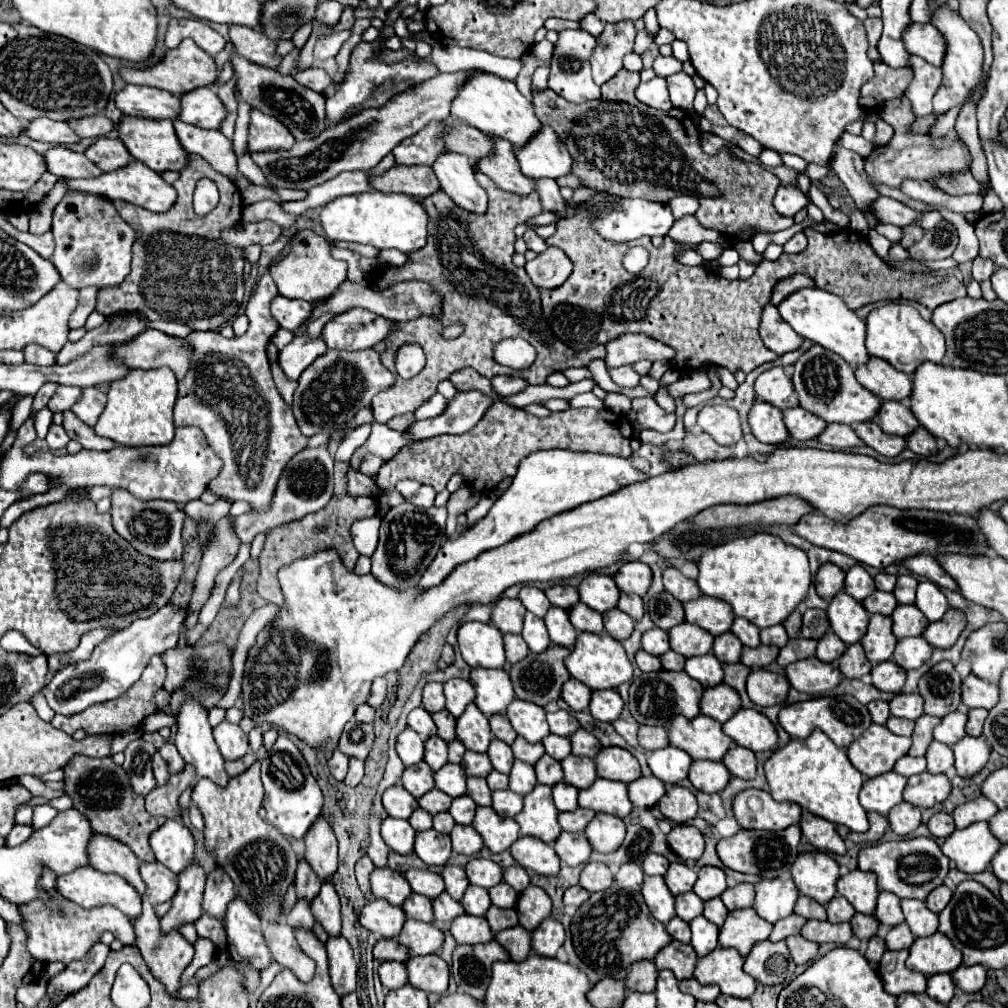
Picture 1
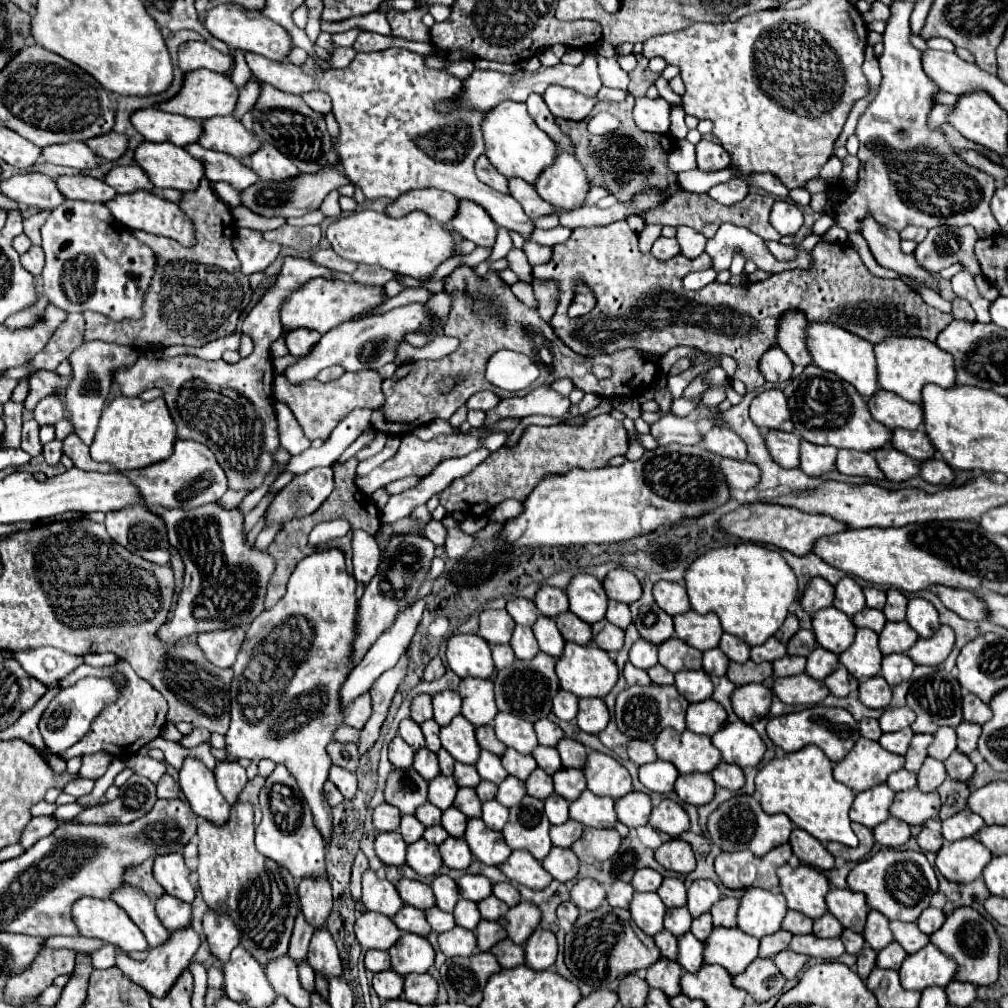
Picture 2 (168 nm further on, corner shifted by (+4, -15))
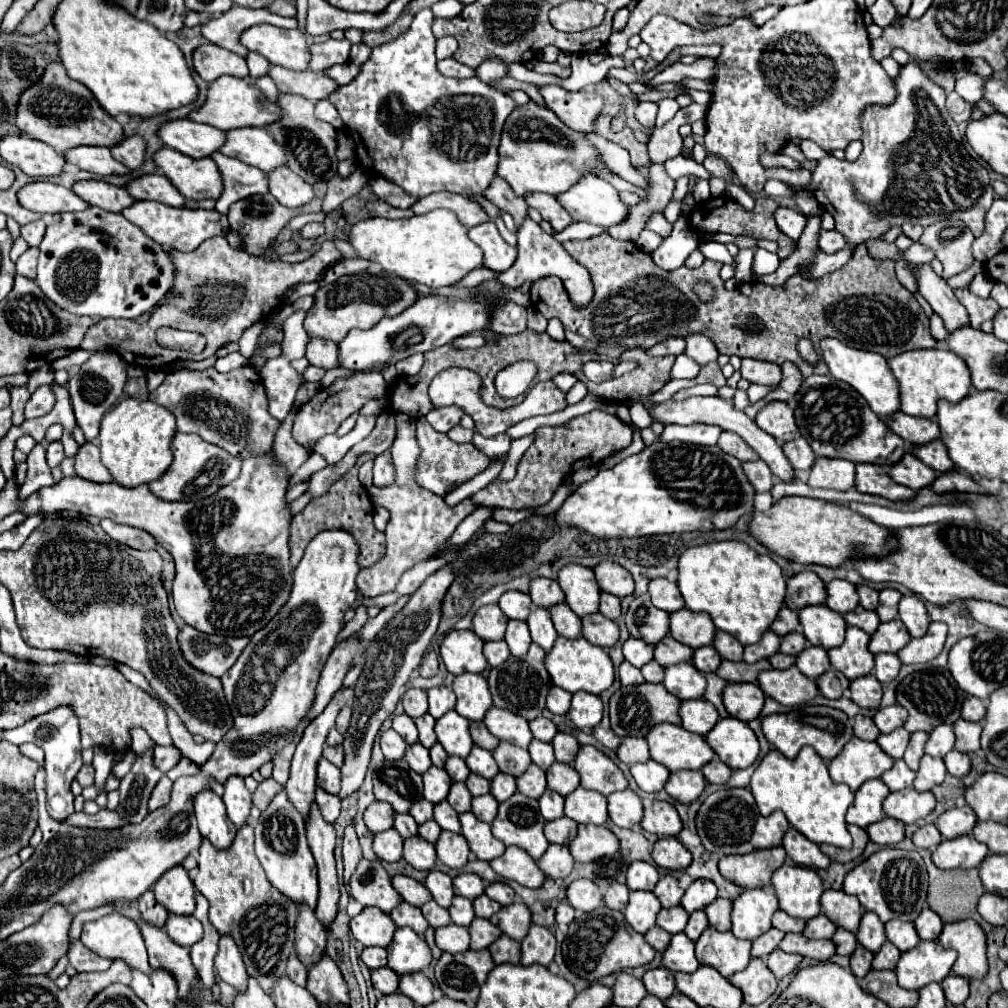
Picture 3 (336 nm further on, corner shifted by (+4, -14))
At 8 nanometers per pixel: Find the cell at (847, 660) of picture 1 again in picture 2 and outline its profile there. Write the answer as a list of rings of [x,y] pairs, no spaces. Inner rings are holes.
[[[839,665],[839,667],[825,679],[825,685],[829,687],[829,691],[831,691],[835,697],[847,697],[849,693],[857,691],[859,681],[857,681],[843,665]]]

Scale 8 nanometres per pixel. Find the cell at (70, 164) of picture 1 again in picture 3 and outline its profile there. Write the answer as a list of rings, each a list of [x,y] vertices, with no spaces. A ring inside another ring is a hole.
[[[101,180],[77,182],[73,186],[73,192],[79,198],[83,198],[89,206],[97,206],[103,210],[107,208],[109,212],[121,212],[135,202],[135,198],[131,198],[131,194],[127,194],[125,188],[119,188]]]

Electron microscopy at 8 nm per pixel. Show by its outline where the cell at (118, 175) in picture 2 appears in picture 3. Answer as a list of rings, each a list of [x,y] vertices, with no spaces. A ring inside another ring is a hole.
[[[149,174],[141,176],[139,180],[133,180],[127,186],[127,192],[135,200],[159,200],[173,208],[183,208],[185,198],[177,192],[177,188],[171,184],[171,180],[163,174]]]

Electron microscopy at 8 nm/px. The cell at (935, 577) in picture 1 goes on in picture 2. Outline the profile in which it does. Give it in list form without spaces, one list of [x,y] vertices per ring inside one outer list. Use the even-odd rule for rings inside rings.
[[[935,587],[935,593],[947,609],[955,611],[963,619],[983,621],[987,615],[987,609],[979,601],[979,593],[975,593],[975,591],[963,591],[963,589],[953,589],[953,587]]]

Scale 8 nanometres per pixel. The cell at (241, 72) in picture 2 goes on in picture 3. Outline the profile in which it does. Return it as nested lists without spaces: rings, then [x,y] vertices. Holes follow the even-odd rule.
[[[233,6],[229,12],[205,22],[201,26],[201,34],[211,44],[217,44],[229,52],[243,56],[243,44],[239,42],[239,34],[255,24],[273,24],[277,28],[297,28],[295,18],[283,18],[283,16],[271,14],[269,10],[247,10],[241,6]]]

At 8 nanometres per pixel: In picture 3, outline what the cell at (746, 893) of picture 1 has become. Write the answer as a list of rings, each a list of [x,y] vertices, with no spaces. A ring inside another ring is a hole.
[[[717,898],[705,908],[705,914],[709,918],[709,926],[721,932],[731,930],[731,900]]]

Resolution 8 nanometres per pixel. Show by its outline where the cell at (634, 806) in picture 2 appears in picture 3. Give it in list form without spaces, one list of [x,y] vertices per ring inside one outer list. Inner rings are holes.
[[[625,788],[621,792],[615,792],[611,796],[607,796],[607,802],[609,802],[609,818],[621,826],[621,828],[631,828],[635,824],[639,824],[643,820],[643,804],[641,804],[641,798]]]

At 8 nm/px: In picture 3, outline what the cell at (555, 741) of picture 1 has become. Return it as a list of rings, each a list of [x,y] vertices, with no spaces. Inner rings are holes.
[[[533,740],[529,744],[529,754],[533,764],[537,764],[541,770],[547,770],[553,762],[555,762],[555,754],[553,754],[553,746],[545,744],[541,740]]]

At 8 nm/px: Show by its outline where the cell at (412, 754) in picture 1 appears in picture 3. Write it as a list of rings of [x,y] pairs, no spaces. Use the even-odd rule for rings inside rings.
[[[387,730],[381,734],[381,750],[383,750],[383,756],[387,760],[399,760],[403,758],[405,750],[407,750],[407,744],[405,740],[395,732],[395,730]]]

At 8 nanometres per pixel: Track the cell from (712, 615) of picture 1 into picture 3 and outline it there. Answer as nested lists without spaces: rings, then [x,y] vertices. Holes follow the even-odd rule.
[[[687,608],[677,610],[671,614],[669,634],[679,640],[681,644],[687,644],[689,648],[701,648],[713,642],[715,626],[709,618],[709,614],[703,612],[691,612]]]

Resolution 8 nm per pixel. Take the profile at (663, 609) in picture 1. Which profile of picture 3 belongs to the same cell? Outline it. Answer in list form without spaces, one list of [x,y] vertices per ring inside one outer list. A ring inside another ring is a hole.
[[[643,594],[629,604],[625,612],[625,626],[631,636],[637,636],[647,644],[657,644],[669,634],[669,614],[655,608],[649,594]]]

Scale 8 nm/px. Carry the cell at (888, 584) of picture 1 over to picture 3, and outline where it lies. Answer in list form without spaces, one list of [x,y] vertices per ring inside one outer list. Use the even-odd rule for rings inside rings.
[[[859,584],[857,586],[857,594],[859,594],[859,604],[867,610],[875,610],[877,602],[879,602],[879,592],[869,588],[867,584]]]

